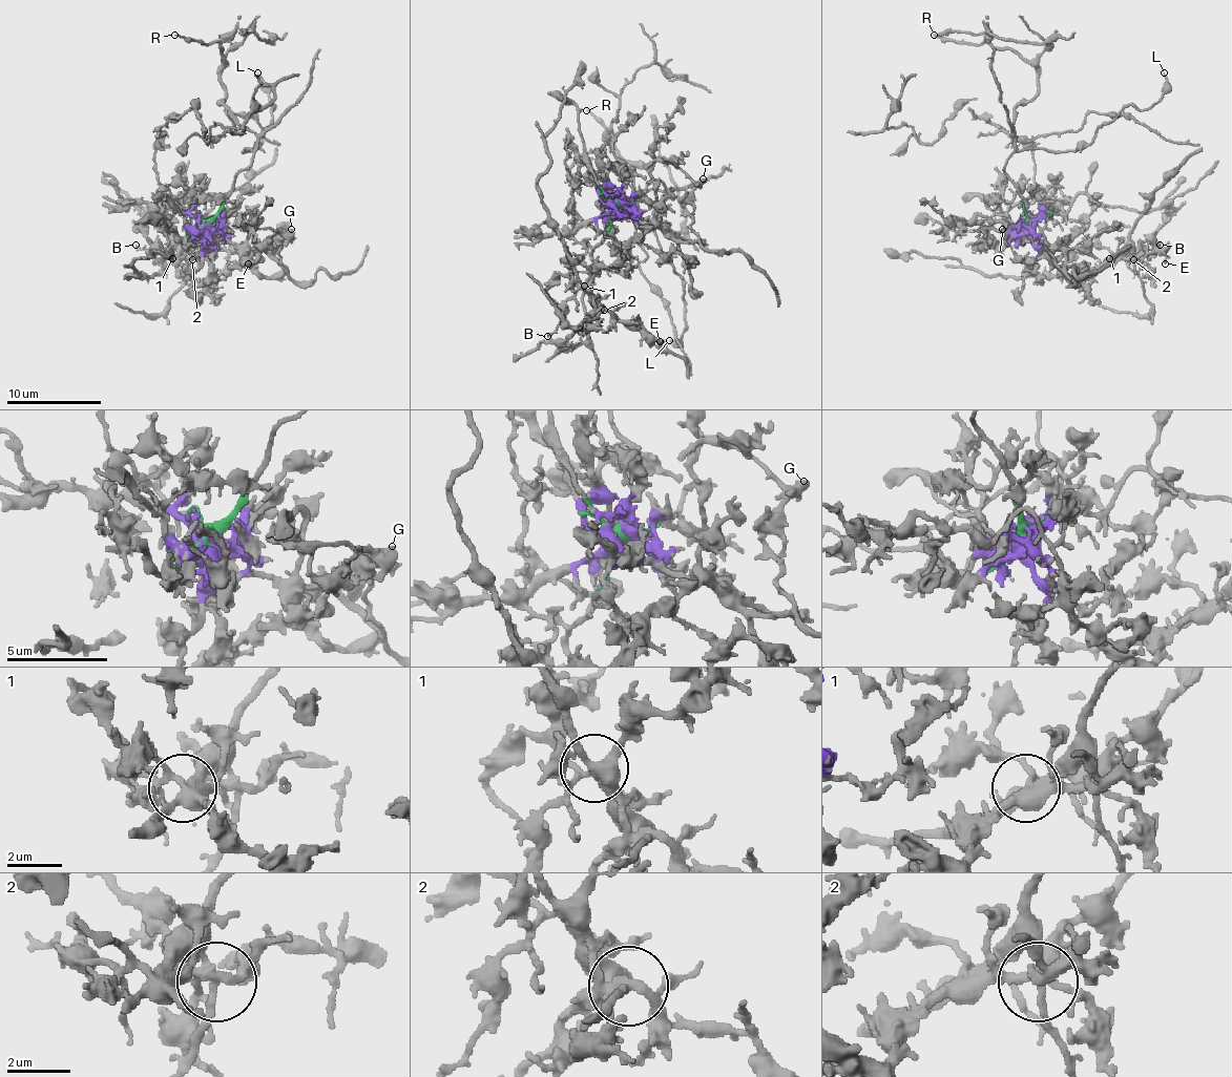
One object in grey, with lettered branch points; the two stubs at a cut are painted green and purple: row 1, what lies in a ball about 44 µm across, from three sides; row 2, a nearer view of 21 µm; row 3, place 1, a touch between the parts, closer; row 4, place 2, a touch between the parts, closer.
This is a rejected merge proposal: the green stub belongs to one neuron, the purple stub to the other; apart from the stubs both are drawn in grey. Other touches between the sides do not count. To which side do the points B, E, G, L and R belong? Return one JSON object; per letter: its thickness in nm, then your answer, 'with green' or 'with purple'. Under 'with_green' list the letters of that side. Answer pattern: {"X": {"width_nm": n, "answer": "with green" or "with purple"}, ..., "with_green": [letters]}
{"B": {"width_nm": 180, "answer": "with purple"}, "E": {"width_nm": 150, "answer": "with purple"}, "G": {"width_nm": 500, "answer": "with purple"}, "L": {"width_nm": 150, "answer": "with green"}, "R": {"width_nm": 160, "answer": "with green"}, "with_green": ["L", "R"]}

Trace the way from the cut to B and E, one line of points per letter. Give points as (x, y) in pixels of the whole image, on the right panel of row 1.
B: (1030, 227), (1047, 246), (1047, 259), (1082, 283), (1089, 280), (1113, 255), (1144, 252), (1161, 246)
E: (1030, 227), (1047, 246), (1047, 259), (1082, 283), (1104, 265), (1134, 259), (1146, 248), (1161, 252), (1165, 265)

